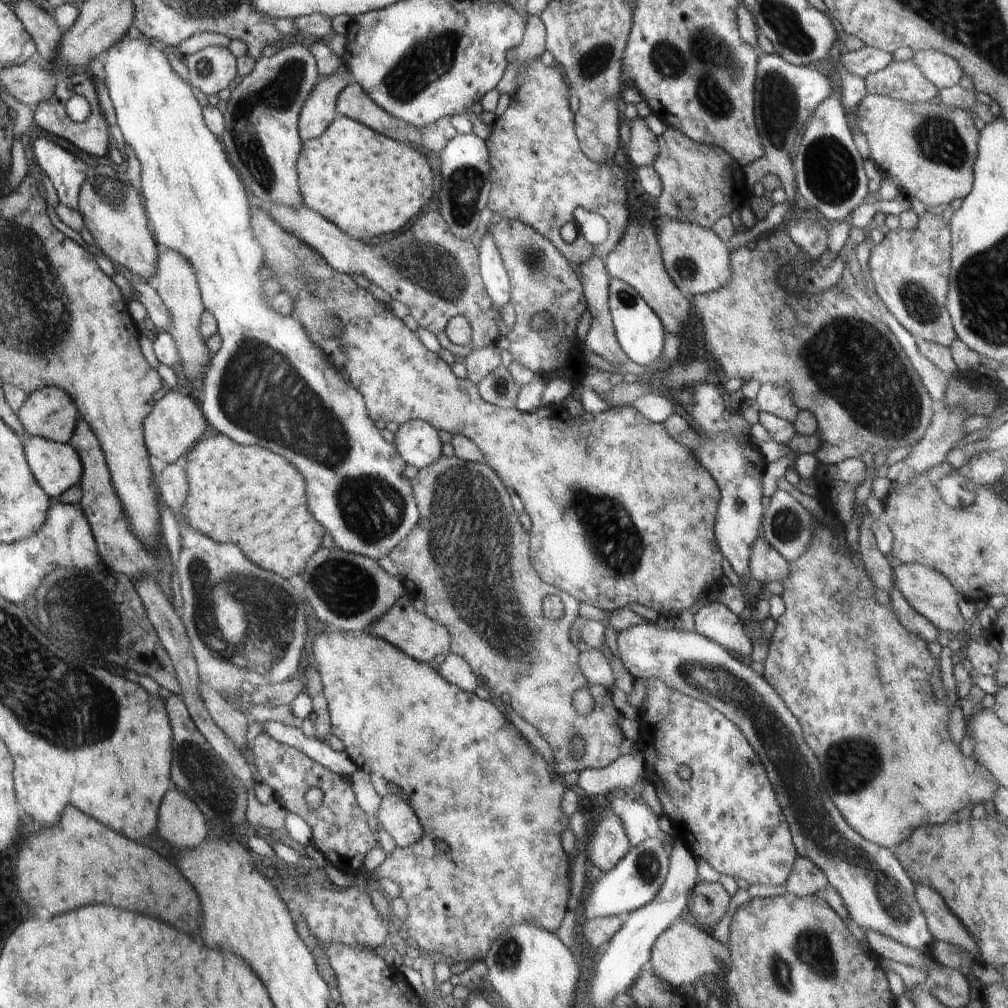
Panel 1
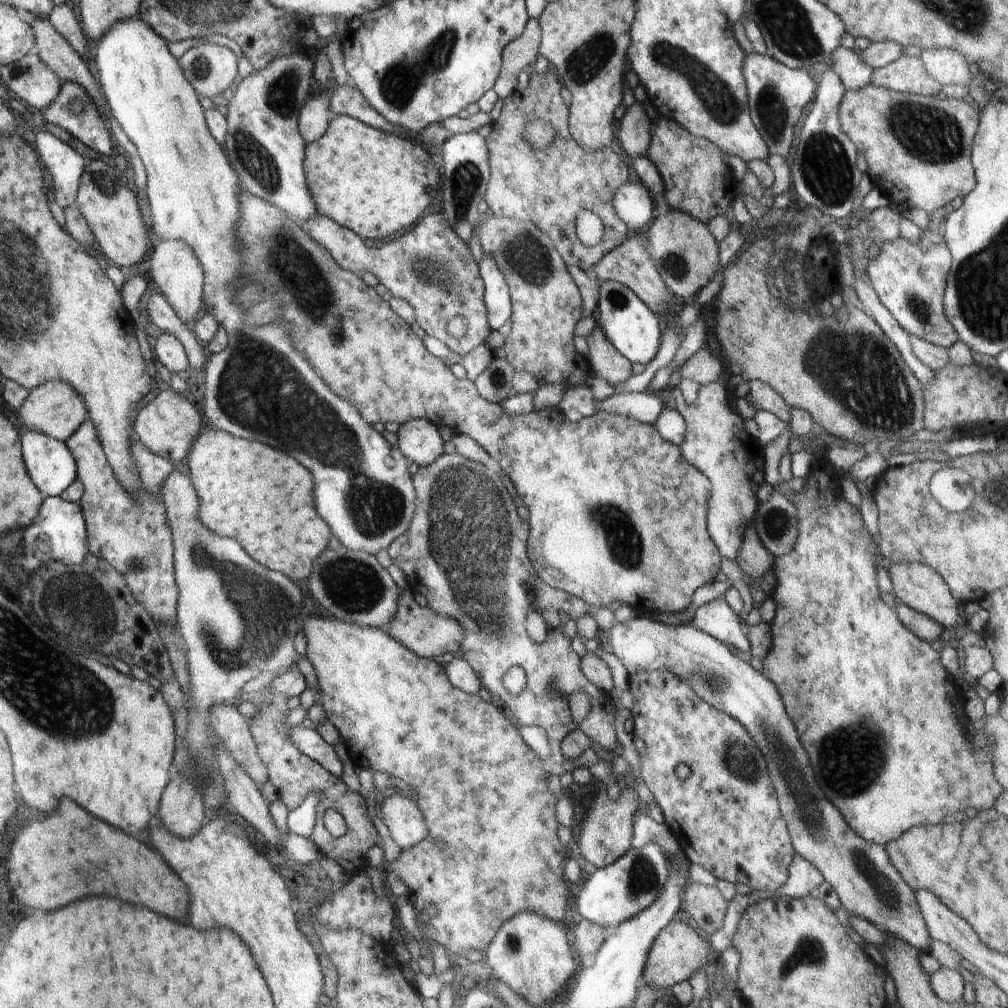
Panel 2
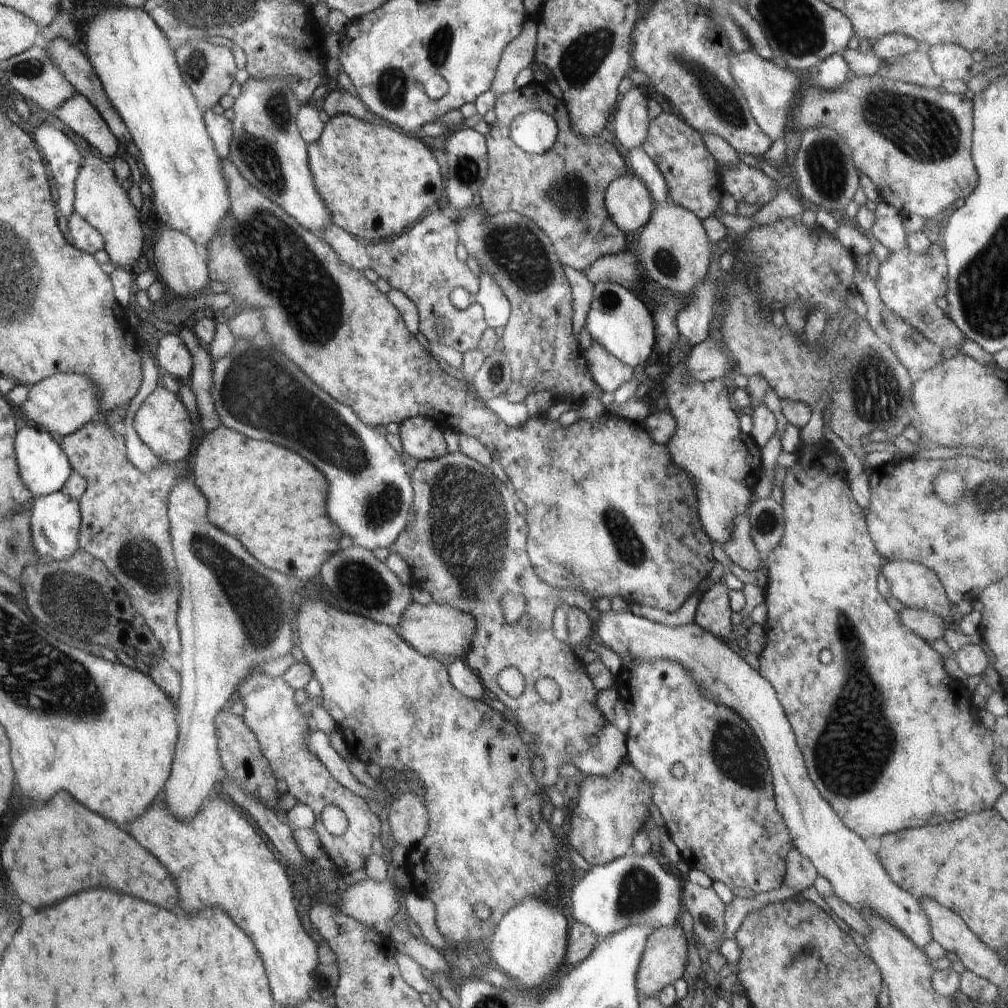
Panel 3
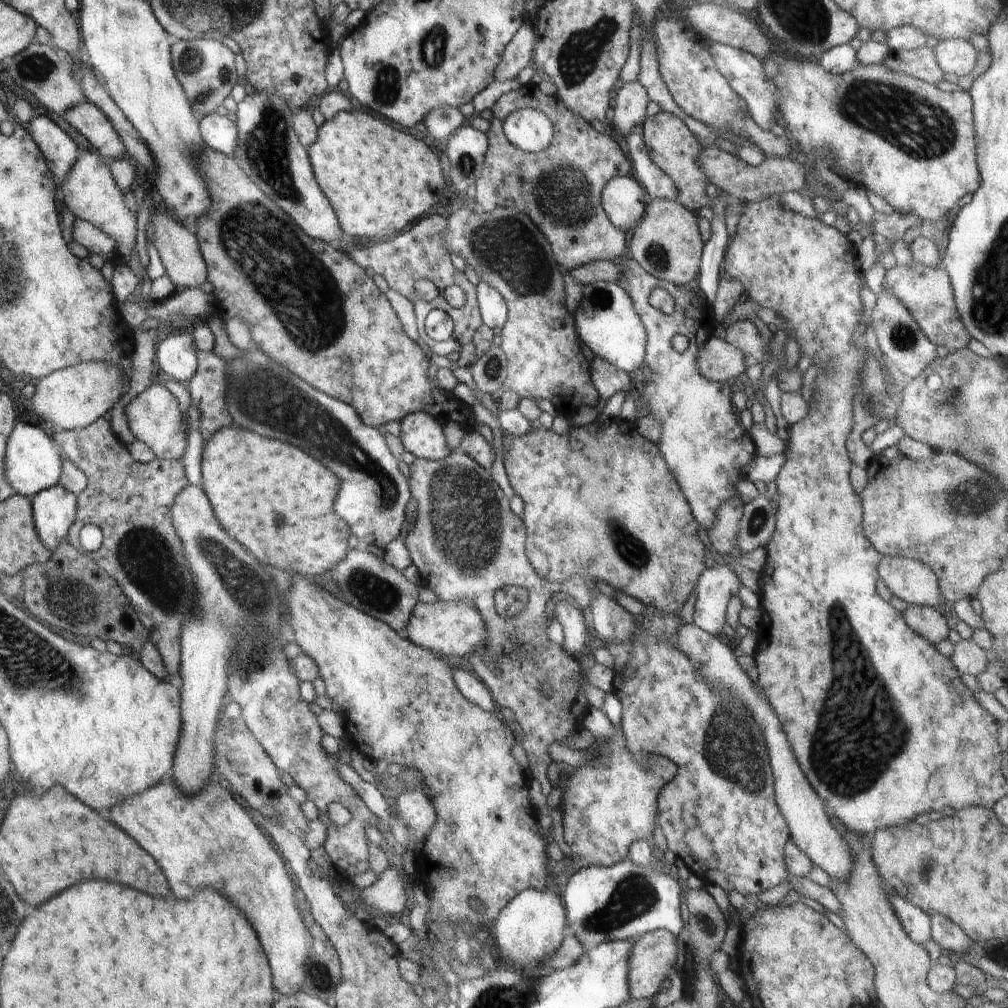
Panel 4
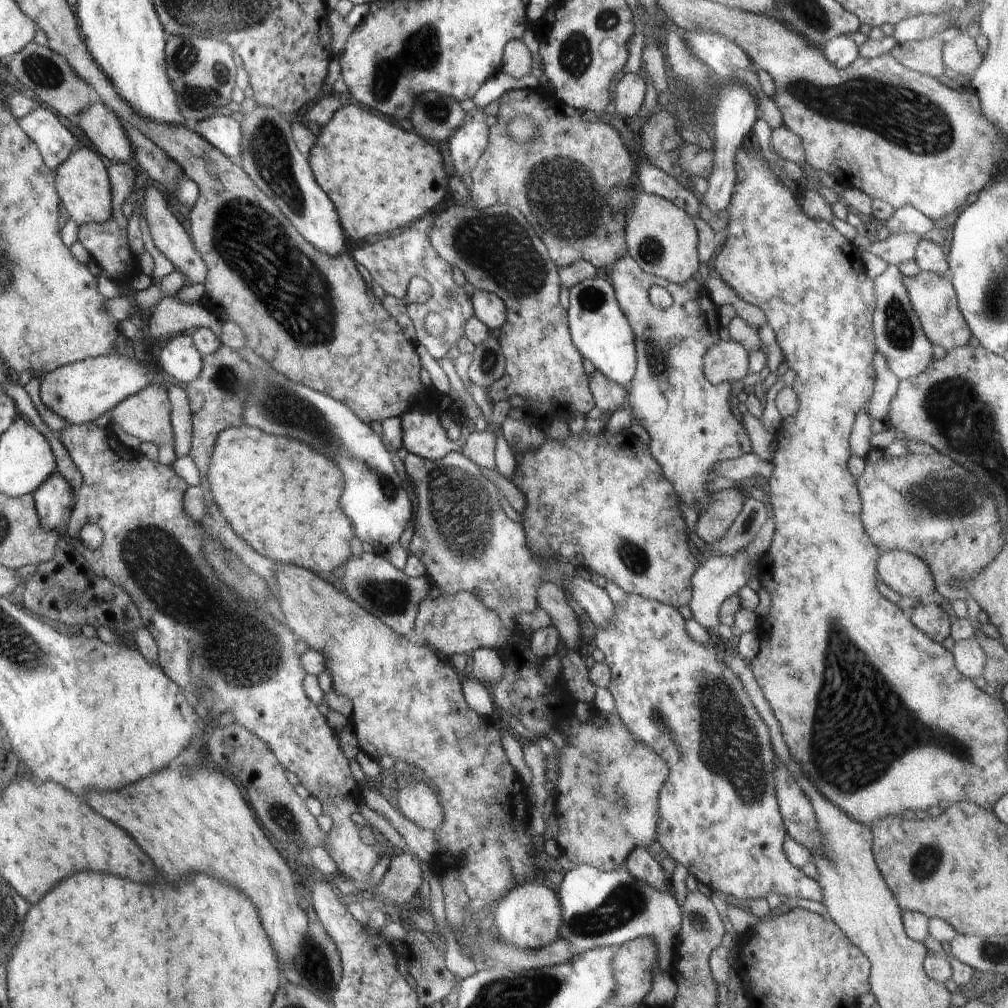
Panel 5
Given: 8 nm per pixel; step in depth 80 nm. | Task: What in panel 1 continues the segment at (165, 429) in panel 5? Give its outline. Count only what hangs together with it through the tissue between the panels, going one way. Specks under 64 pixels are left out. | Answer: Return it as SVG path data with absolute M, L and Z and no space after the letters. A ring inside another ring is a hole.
M168 387L168 394L160 399L144 424L144 438L147 448L158 460L164 464L176 463L182 454L186 454L196 443L202 441L206 432L206 420L200 408L188 398L178 394L176 388Z

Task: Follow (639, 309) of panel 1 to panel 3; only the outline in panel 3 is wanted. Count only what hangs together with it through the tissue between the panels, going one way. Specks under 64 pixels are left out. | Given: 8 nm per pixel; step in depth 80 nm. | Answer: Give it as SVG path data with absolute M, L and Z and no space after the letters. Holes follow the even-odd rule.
M600 281L594 285L594 300L585 322L594 341L598 341L618 360L632 368L648 362L655 352L657 336L651 308L632 292L618 283Z

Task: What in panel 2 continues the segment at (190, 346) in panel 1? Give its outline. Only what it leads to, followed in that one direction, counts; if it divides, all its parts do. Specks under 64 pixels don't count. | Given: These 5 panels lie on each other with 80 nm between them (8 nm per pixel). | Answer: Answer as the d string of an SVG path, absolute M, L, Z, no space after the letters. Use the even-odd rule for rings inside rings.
M166 239L154 246L149 261L150 270L147 276L151 285L165 296L179 319L188 328L192 328L194 322L204 311L205 294L205 274L199 260L196 260L194 252L182 242Z

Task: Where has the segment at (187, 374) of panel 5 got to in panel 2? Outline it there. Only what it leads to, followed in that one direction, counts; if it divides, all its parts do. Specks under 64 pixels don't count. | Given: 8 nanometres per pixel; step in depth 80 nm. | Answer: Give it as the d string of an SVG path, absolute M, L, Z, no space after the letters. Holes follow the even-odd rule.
M161 333L157 340L151 341L155 343L152 351L154 352L156 359L158 359L170 373L190 376L189 360L187 359L186 351L178 338L176 338L172 333Z

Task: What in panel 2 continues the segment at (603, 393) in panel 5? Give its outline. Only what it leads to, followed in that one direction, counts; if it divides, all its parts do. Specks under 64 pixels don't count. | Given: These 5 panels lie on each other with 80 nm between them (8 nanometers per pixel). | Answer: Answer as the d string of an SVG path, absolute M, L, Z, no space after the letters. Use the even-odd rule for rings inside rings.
M598 324L587 337L587 343L590 350L589 362L592 370L610 384L616 386L633 375L632 363L613 347L612 342L605 335L605 332L601 331Z

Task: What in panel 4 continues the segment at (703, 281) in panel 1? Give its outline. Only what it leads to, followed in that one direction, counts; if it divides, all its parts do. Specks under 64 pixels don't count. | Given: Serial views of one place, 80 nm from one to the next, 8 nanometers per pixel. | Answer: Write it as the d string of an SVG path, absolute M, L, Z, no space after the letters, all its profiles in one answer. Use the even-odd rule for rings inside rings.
M654 199L648 202L644 218L634 228L630 254L650 276L689 287L698 277L704 243L694 212L678 201Z

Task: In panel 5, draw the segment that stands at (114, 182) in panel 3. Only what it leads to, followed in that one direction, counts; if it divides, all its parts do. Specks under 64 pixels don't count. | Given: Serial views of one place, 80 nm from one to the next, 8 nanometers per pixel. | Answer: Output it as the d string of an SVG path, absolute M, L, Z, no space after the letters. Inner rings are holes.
M87 147L76 149L57 170L57 184L60 200L66 210L66 217L72 217L80 226L82 223L107 223L113 219L113 190L109 172L102 158Z

